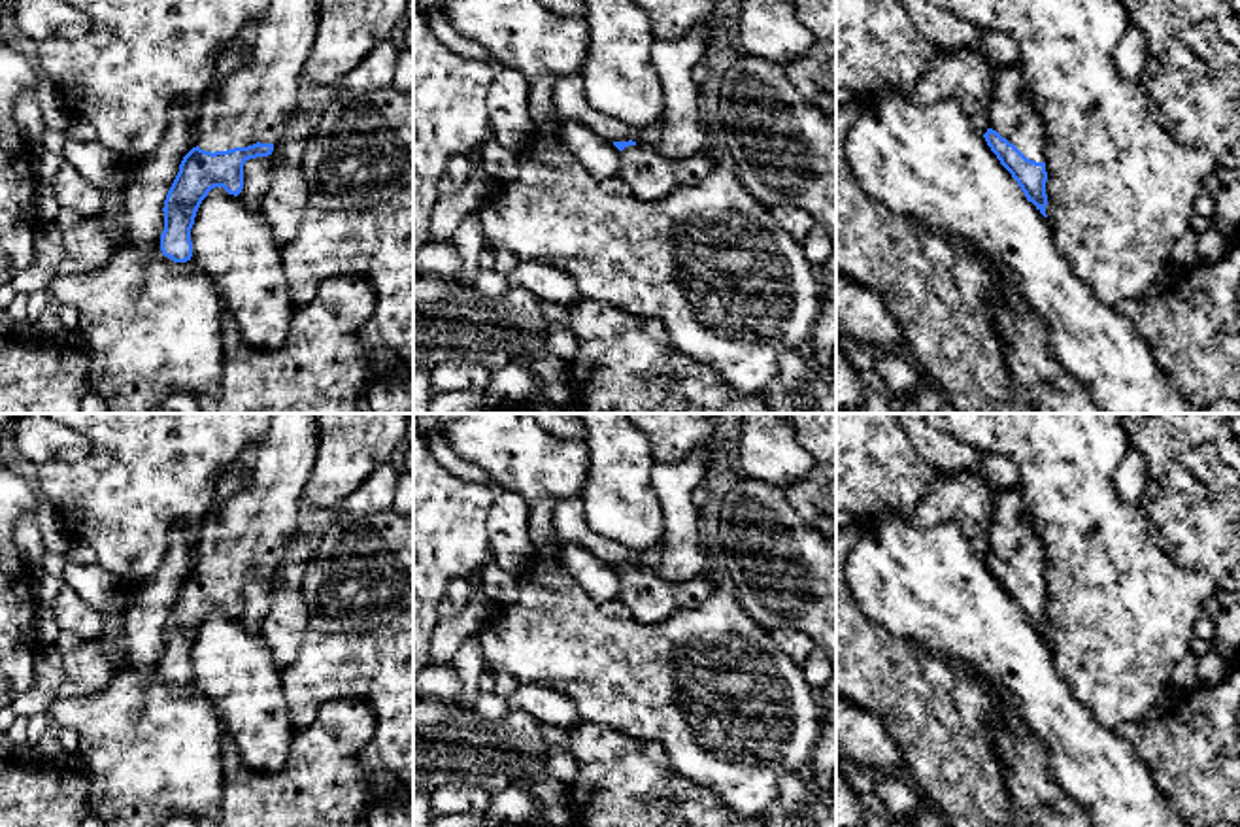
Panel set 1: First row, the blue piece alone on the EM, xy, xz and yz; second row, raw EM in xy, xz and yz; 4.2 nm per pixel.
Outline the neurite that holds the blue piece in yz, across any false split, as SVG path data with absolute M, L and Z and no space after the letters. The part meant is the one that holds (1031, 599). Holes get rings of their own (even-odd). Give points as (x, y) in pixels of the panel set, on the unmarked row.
M1002 491L995 497L993 527L987 534L989 551L983 557L1000 587L1012 597L1027 623L1046 638L1044 548L1025 512L1019 493Z

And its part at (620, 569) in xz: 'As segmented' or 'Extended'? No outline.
Extended

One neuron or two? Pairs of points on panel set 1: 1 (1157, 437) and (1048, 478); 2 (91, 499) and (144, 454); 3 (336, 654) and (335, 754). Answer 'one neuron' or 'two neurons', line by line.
1: two neurons
2: one neuron
3: two neurons

